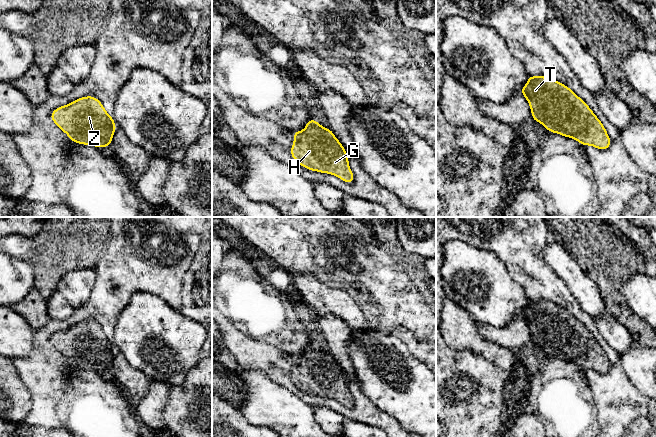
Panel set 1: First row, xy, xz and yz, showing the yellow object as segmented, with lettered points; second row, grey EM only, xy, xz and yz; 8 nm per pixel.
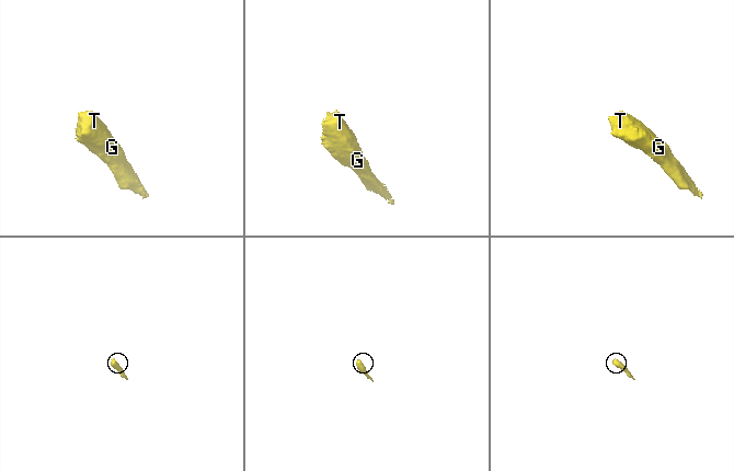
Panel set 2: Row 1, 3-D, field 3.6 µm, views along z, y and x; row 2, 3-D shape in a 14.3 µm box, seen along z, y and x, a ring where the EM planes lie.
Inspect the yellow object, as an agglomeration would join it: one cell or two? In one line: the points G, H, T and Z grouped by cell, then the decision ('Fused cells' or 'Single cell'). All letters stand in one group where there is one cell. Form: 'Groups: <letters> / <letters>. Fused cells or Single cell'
Groups: G H T Z. Single cell

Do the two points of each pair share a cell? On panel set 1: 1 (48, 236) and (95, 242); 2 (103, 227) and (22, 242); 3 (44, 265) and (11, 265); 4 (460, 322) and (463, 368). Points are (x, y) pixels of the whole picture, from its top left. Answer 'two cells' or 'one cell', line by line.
1: one cell
2: one cell
3: two cells
4: two cells

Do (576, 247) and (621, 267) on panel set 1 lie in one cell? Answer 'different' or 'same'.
same

